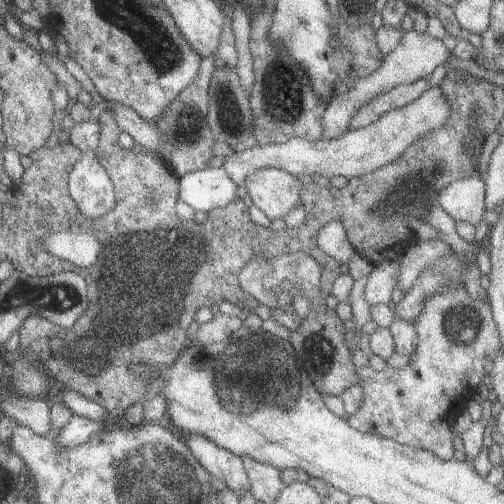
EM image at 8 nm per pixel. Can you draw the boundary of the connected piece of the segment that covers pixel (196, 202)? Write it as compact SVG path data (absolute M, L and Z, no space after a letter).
M222 167L188 172L179 178L178 186L178 199L196 211L209 213L237 198L238 186L228 178Z

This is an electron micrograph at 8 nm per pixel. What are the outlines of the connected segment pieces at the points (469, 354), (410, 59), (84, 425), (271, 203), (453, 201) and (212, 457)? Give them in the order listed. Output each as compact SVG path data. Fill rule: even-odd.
M463 285L430 296L413 324L419 340L404 369L387 367L376 371L369 366L357 368L361 378L359 385L363 388L362 404L347 417L346 424L356 431L390 438L402 445L428 450L440 460L450 460L454 458L453 441L456 439L451 426L456 416L466 409L467 402L473 399L476 388L492 371L494 358L501 350L498 329L489 304L470 298Z
M414 29L410 32L406 31L403 41L398 42L398 46L382 58L382 64L372 74L368 74L366 77L356 77L351 88L330 100L322 118L324 130L321 140L331 140L343 136L349 131L348 126L353 115L364 104L382 93L391 91L396 86L412 84L419 79L430 77L438 66L447 63L450 56L451 51L446 48L442 40L433 38L426 32L417 32Z
M73 415L72 419L59 432L53 433L54 443L60 447L75 448L87 442L90 437L104 428L110 427L104 420L95 421L84 416Z
M260 168L252 172L243 185L253 205L270 221L285 218L286 214L301 203L300 177L278 168Z
M477 173L456 180L436 194L436 202L454 221L462 220L472 226L482 222L487 212L484 206L485 184Z
M188 432L187 435L186 444L189 450L192 450L196 460L213 479L223 480L227 489L236 492L236 495L250 491L250 482L240 456L216 446L212 440L200 434Z

